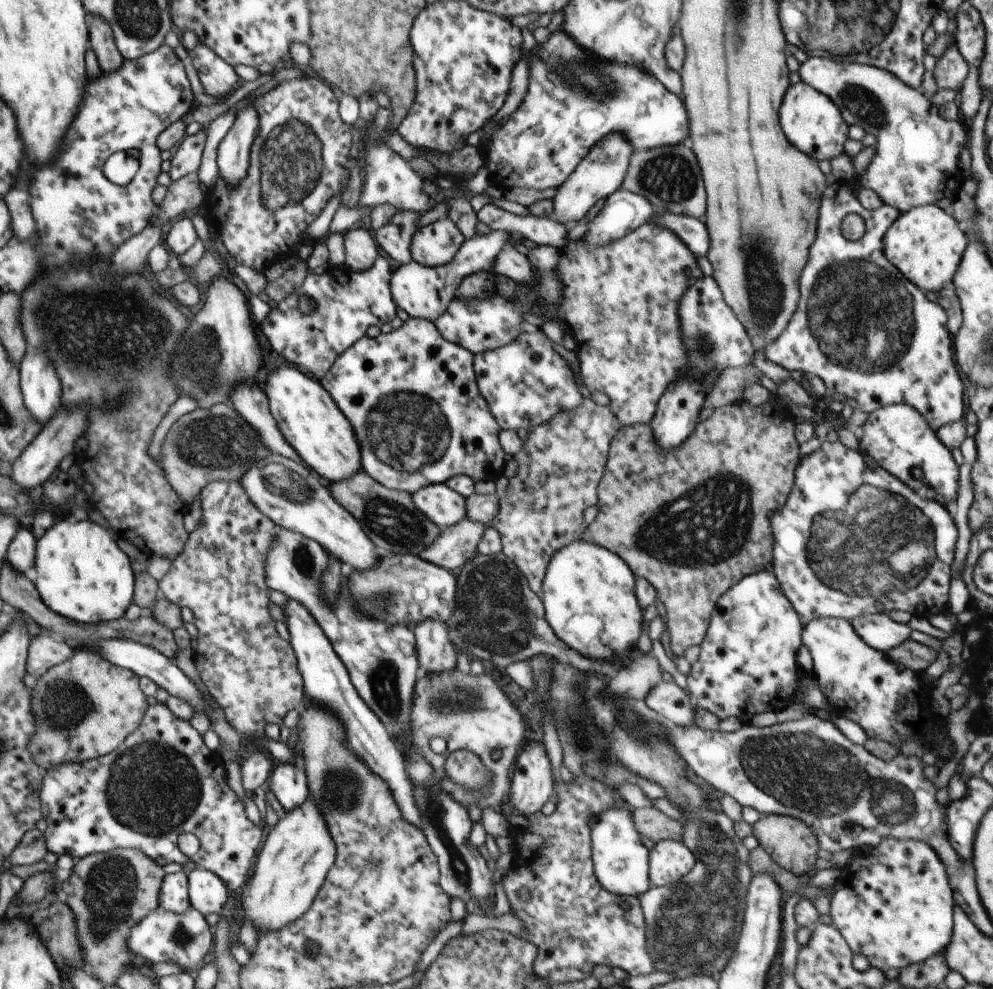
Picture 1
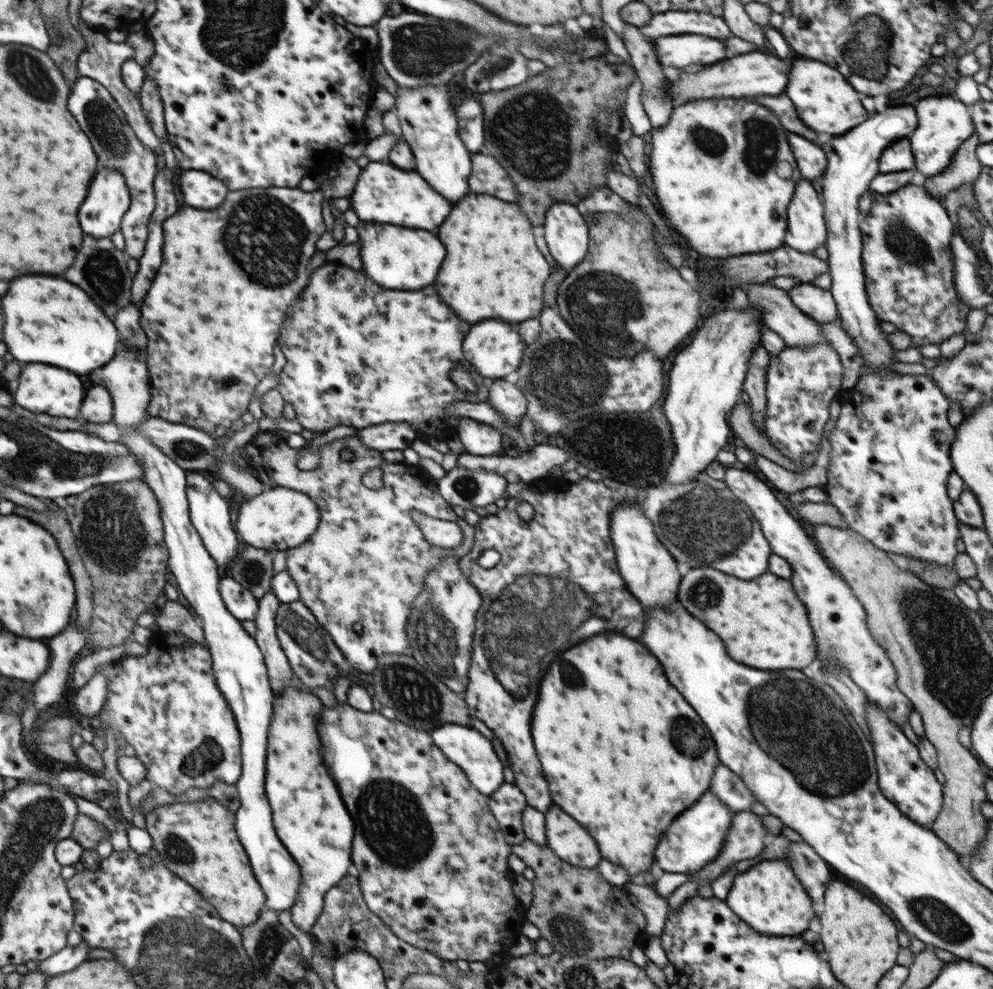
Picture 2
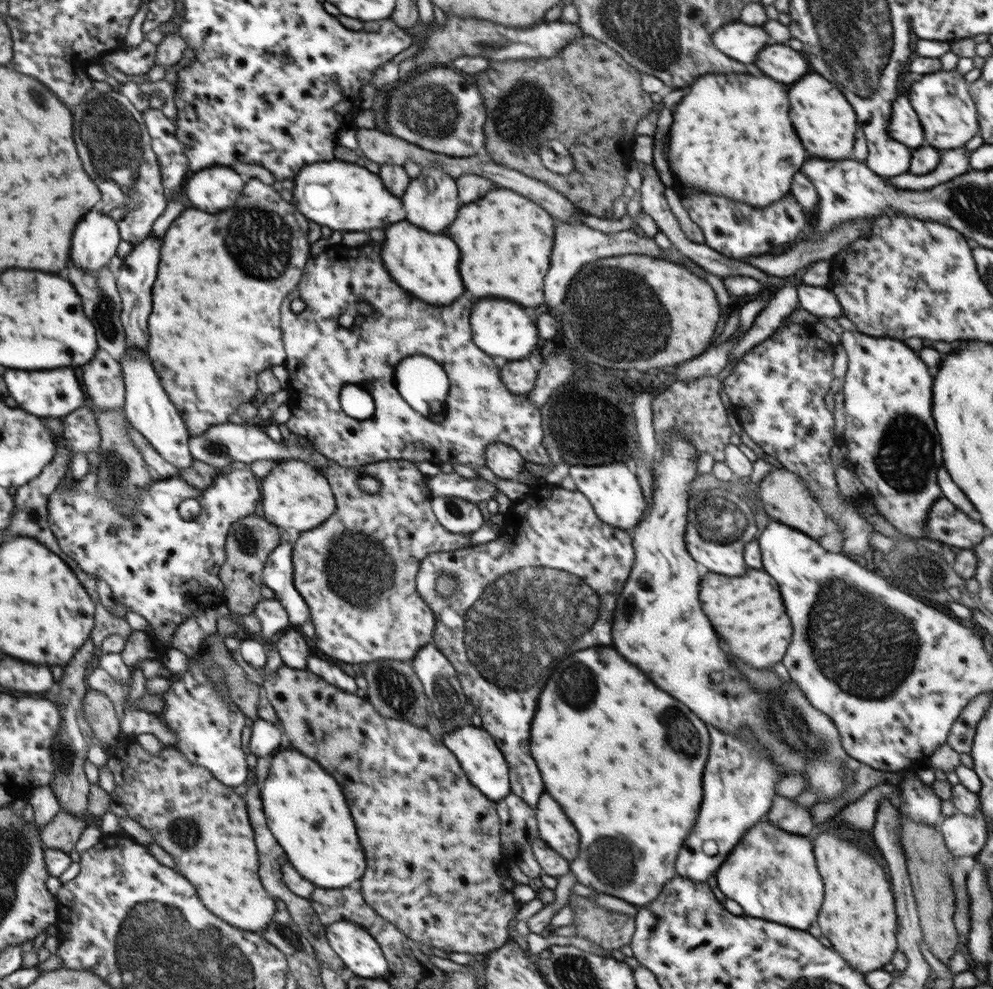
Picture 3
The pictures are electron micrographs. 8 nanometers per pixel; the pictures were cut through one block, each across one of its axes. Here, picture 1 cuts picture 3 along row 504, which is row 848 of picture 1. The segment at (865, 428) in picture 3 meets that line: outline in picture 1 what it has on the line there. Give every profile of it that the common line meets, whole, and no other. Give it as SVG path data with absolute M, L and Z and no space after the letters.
M886 837L868 855L865 855L860 848L855 850L852 862L847 864L841 871L841 875L833 885L834 894L831 898L830 916L832 917L833 926L838 929L843 939L849 944L853 954L864 954L872 967L876 967L882 972L885 972L889 968L896 968L896 970L901 971L908 965L924 962L931 956L944 951L950 944L953 935L954 891L949 883L945 864L939 859L937 852L931 846L928 846L928 844L922 841Z

